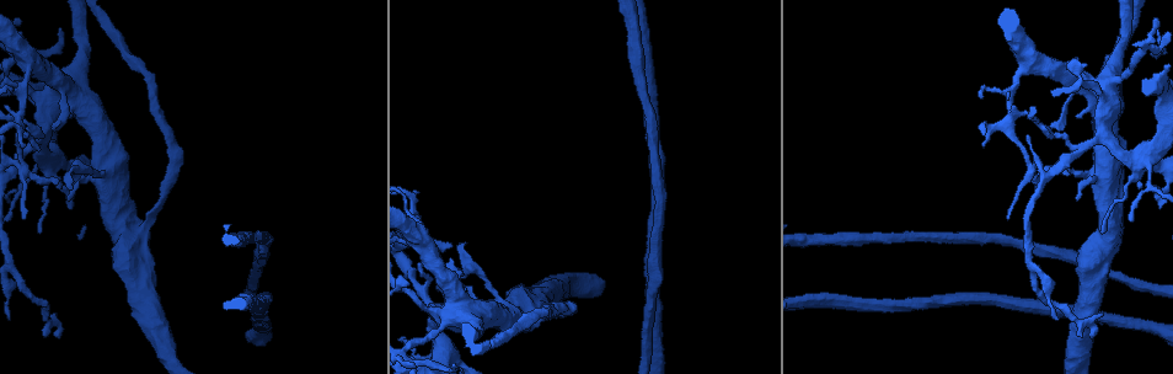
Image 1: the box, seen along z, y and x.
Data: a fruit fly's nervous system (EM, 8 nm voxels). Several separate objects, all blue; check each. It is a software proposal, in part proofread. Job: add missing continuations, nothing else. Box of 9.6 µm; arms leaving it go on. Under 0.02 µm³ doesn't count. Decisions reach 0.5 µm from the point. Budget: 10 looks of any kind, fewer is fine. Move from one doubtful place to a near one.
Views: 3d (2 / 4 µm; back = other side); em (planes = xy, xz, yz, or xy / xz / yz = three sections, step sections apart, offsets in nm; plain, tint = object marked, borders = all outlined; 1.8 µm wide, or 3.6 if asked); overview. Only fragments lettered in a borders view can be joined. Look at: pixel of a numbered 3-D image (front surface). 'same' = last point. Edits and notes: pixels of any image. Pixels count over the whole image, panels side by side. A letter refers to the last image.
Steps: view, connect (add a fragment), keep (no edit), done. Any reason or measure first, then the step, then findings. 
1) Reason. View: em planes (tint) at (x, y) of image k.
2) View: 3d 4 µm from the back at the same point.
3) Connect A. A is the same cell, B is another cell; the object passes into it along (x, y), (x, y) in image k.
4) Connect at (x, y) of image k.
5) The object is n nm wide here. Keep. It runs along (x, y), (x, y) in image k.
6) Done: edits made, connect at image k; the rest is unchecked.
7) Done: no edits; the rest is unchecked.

An open end. View: em xz step 16 (borders) at (59, 186) of image 1.

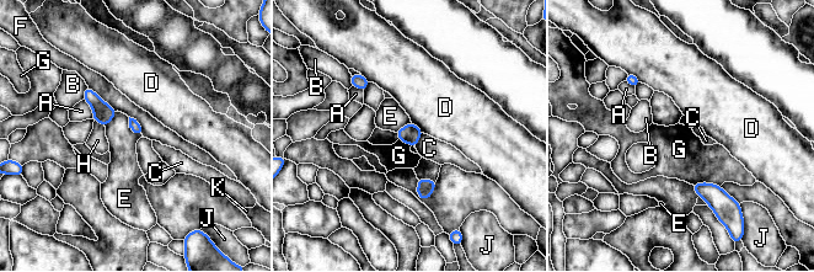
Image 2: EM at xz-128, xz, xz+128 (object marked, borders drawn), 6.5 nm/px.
Keep. A, B, C, D, E, F, G, H, J and K are other cells; no lettered fragment goes on from it.

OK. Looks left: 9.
Sharp bend. View: em xz step 8 (borders) at (1031, 166) of image 1.

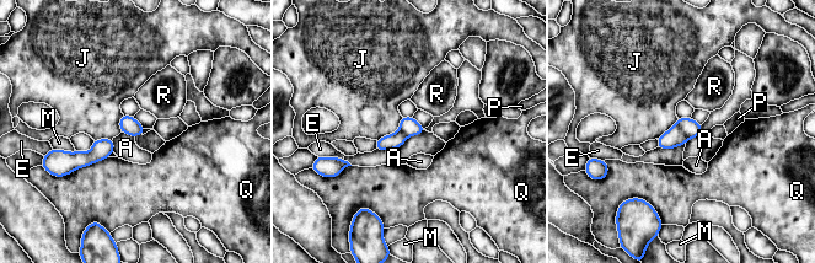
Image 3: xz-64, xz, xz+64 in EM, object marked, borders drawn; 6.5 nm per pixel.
View: em planes (borders) at the same point.

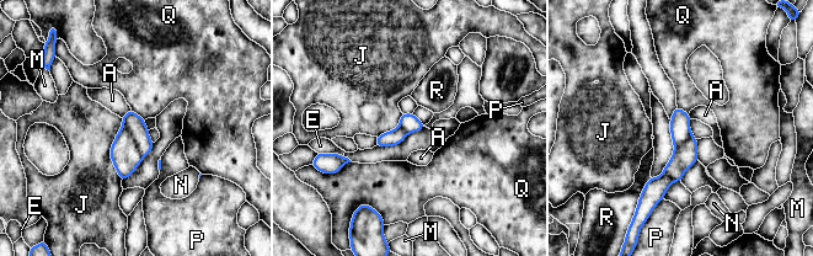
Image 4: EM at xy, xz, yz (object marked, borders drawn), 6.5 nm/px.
Keep. A, E, J, M, N, P, Q and R are other cells; it runs along (678, 111), (680, 161), (659, 197) in image 4; no lettered fragment goes on from it.

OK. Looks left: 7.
Abrupt turn. View: em 3.6 µm planes (tint) at (410, 360) of image 1.

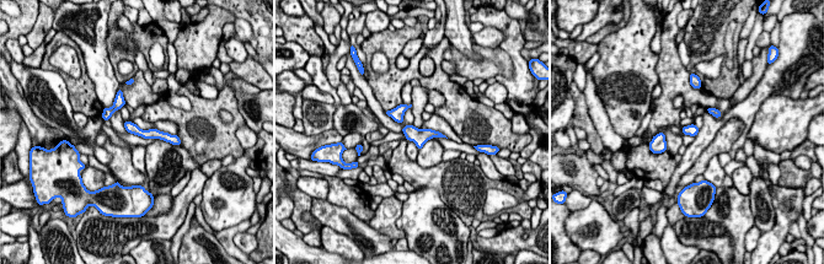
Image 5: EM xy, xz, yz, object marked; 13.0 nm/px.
View: em 3.6 µm planes (borders) at the same point.

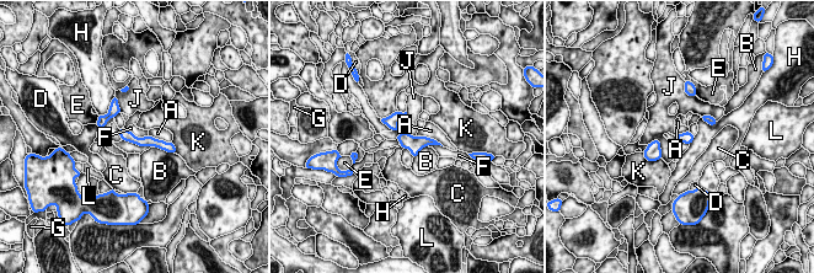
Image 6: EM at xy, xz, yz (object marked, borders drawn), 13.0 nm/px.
Keep. A, B, C, D, E, F, G, H, J, K and L are other cells; a border runs along (127, 129), (137, 137), (146, 137) in image 6; none of them fits.

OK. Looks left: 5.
View: em 3.6 µm planes (tint) at (155, 83) of image 1.

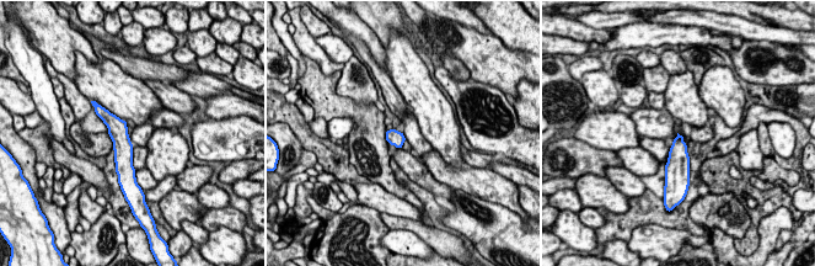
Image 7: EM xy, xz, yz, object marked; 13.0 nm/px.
View: em 3.6 µm planes (borders) at the same point.

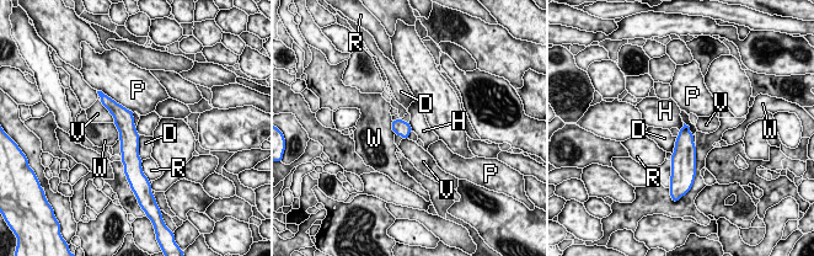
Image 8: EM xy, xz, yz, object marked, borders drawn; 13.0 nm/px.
Keep. D, H, P, R, V and W are other cells; a border runs along (134, 127), (139, 134) in image 8; no lettered fragment goes on from it.

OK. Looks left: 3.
Done: no edits; the rest is unchecked.

